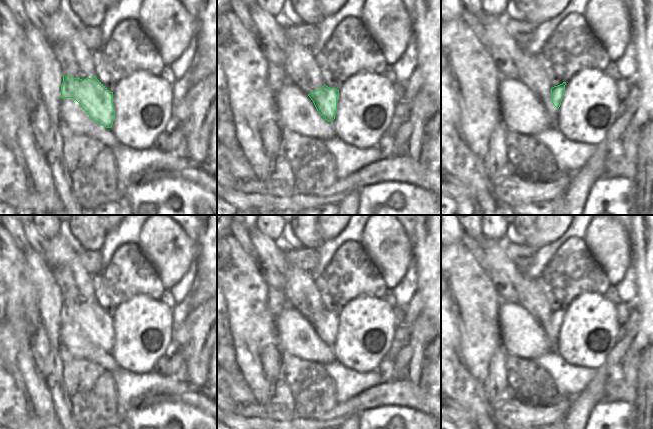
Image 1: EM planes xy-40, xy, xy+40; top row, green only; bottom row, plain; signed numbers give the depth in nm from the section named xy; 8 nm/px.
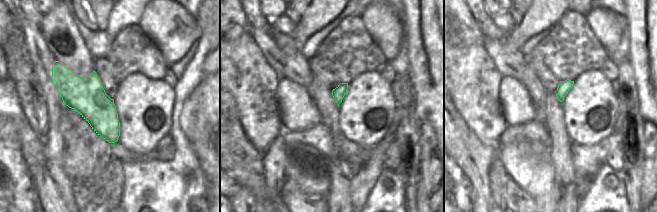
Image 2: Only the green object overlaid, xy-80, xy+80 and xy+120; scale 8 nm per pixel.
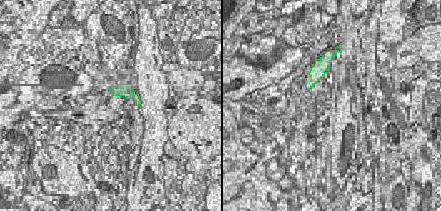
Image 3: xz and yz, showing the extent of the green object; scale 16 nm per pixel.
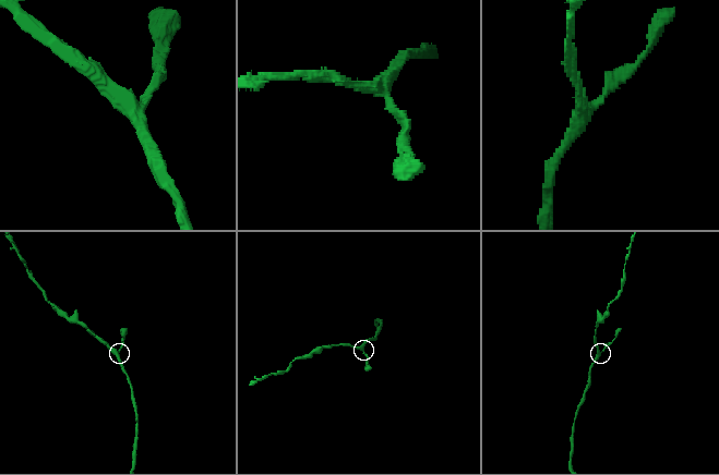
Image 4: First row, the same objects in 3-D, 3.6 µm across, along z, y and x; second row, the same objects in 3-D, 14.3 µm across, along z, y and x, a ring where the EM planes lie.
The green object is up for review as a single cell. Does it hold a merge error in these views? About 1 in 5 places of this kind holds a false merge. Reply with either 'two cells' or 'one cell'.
one cell

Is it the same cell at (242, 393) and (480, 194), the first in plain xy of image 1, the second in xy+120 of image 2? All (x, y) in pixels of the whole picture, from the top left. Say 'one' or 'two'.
two

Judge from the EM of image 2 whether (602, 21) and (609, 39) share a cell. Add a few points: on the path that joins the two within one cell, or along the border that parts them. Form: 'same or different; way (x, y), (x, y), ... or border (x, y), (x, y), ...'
same; way (605, 25), (609, 35)

